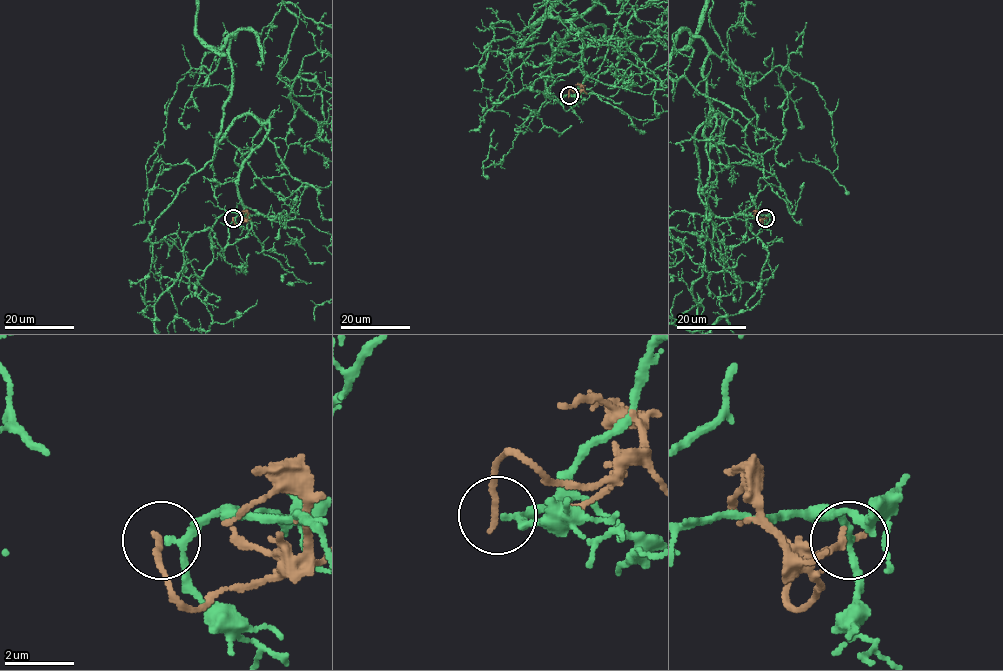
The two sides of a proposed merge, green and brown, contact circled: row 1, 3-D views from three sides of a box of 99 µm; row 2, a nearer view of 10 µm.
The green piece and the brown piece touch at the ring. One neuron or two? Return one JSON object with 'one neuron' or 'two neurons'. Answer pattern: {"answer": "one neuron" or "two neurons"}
{"answer": "two neurons"}

